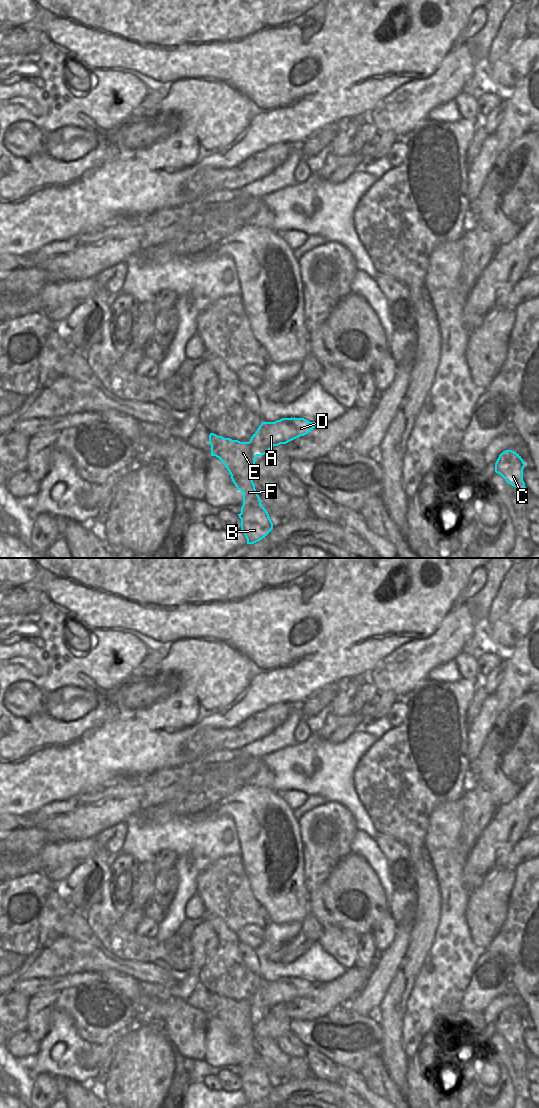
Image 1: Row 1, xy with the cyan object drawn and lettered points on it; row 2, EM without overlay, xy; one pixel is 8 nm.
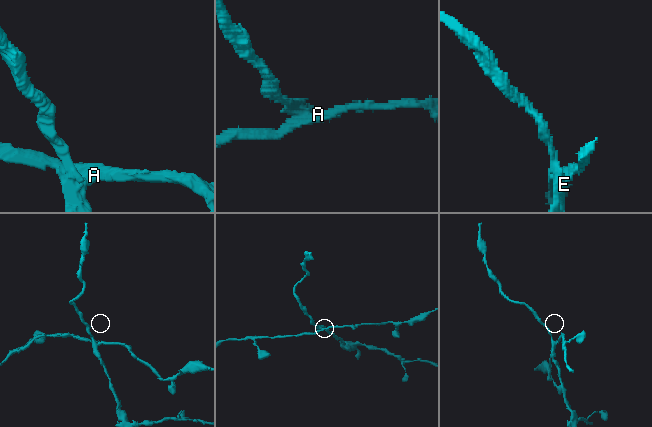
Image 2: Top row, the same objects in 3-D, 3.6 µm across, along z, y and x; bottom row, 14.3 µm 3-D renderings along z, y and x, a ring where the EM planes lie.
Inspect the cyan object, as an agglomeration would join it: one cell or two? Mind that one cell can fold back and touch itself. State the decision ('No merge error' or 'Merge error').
Merge error.

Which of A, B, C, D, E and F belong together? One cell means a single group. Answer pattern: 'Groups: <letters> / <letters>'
Groups: A C D / B E F.

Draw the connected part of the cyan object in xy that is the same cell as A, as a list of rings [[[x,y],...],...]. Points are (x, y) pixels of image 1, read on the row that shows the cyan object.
[[[282,418],[275,422],[262,422],[250,439],[257,456],[269,452],[274,446],[286,444],[311,432],[318,422],[304,418]]]

